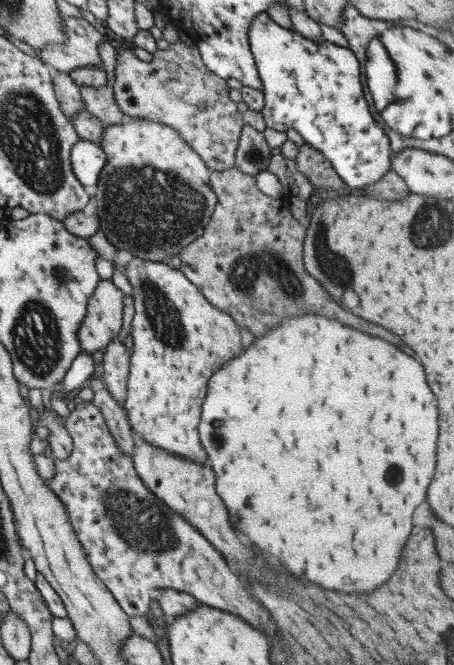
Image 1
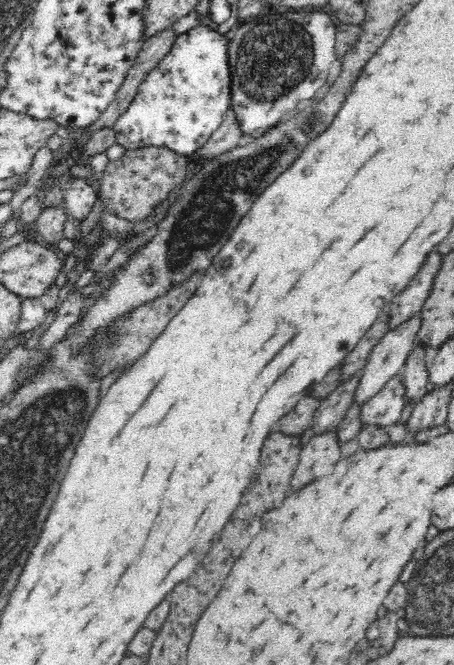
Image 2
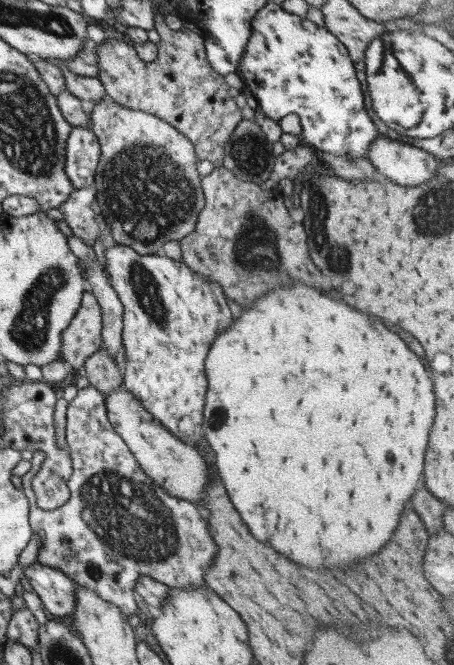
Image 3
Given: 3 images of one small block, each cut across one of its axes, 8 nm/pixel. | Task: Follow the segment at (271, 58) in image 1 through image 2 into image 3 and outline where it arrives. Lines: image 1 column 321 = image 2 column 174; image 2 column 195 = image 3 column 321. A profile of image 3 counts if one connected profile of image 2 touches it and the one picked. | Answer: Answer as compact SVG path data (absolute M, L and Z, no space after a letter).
M267 1L251 19L250 34L237 66L237 75L265 117L277 123L283 116L295 113L300 120L302 143L311 147L316 154L327 152L333 156L365 159L369 144L377 138L379 132L364 110L361 87L345 46L325 27L293 16L275 2Z

